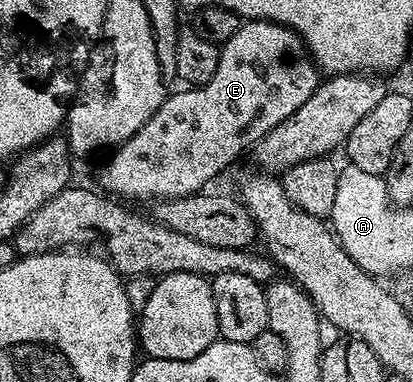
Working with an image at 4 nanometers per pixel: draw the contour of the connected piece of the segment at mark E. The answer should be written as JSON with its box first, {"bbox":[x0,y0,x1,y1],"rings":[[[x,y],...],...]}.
{"bbox":[98,20,320,203],"rings":[[[244,20],[239,26],[237,35],[233,35],[233,39],[229,39],[220,48],[217,71],[213,71],[213,79],[209,79],[209,83],[198,87],[183,87],[180,93],[172,92],[166,97],[161,103],[161,107],[157,107],[153,119],[149,119],[149,123],[145,123],[145,127],[141,127],[141,131],[137,131],[137,135],[130,137],[124,145],[118,146],[118,148],[110,154],[112,157],[100,167],[100,186],[98,185],[98,188],[102,190],[104,194],[114,195],[119,199],[127,199],[123,197],[136,197],[139,201],[151,201],[150,203],[169,201],[173,197],[191,197],[197,192],[206,190],[208,186],[210,186],[207,184],[209,184],[222,169],[229,168],[246,149],[248,152],[266,133],[273,131],[273,127],[277,127],[277,123],[289,119],[289,115],[293,115],[293,111],[297,111],[297,107],[301,107],[301,103],[305,103],[305,99],[313,96],[320,80],[320,70],[317,68],[315,62],[311,60],[306,45],[304,45],[303,40],[287,25],[278,25],[272,21]]]}

